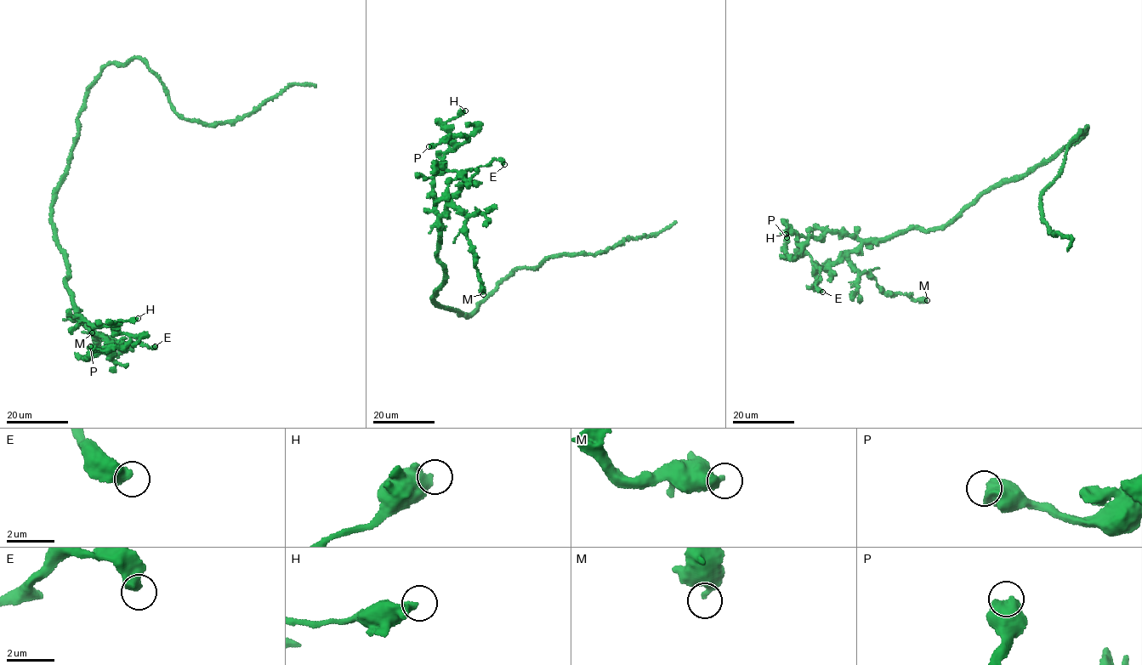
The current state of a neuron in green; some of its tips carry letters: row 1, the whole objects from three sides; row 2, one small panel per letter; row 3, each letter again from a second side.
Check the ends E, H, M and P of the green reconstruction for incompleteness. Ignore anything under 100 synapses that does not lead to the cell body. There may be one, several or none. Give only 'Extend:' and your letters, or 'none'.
Extend: none

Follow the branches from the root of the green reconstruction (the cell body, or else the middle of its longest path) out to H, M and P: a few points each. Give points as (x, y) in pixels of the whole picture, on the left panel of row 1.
H: (74, 146), (56, 192), (52, 216), (68, 269), (65, 286), (78, 318), (96, 326), (138, 318)
M: (74, 146), (52, 216), (68, 269), (65, 286), (80, 319), (101, 333), (96, 344), (92, 332)
P: (74, 146), (52, 206), (68, 269), (65, 286), (78, 318), (113, 326), (130, 339), (104, 349), (90, 346)

